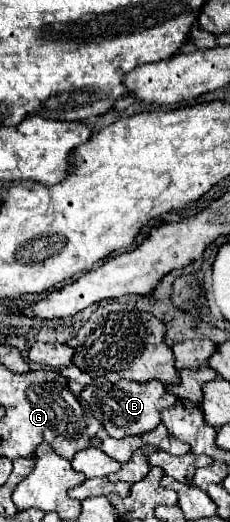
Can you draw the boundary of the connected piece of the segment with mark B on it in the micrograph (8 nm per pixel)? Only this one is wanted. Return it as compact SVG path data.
M97 378L93 384L89 384L81 398L93 408L95 416L103 422L107 434L111 438L123 438L129 434L145 434L151 432L161 424L161 412L165 408L171 408L177 398L173 394L167 394L165 386L159 380L149 380L145 384L133 382L133 380L119 380L109 382L107 378Z

